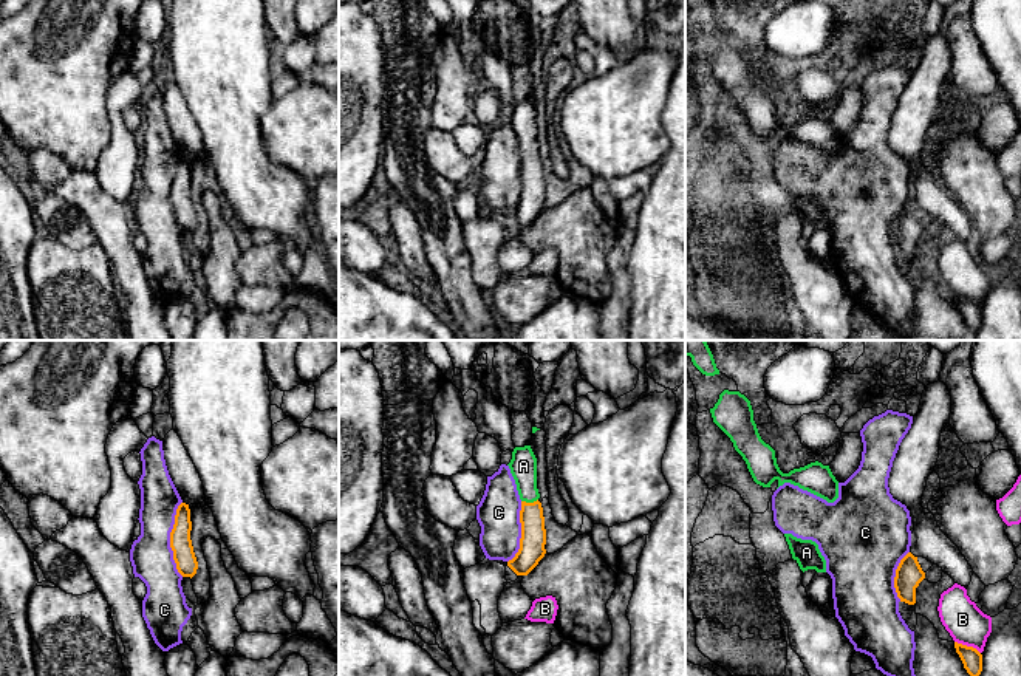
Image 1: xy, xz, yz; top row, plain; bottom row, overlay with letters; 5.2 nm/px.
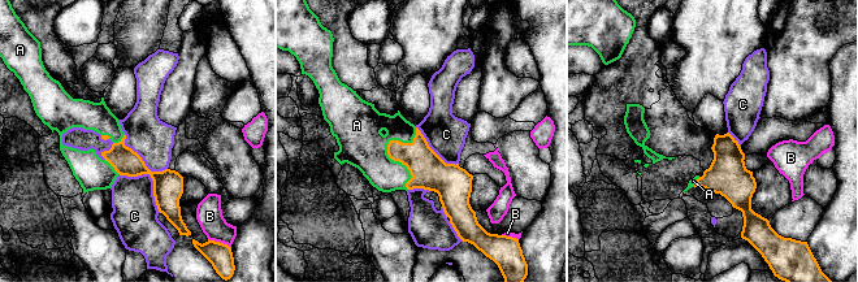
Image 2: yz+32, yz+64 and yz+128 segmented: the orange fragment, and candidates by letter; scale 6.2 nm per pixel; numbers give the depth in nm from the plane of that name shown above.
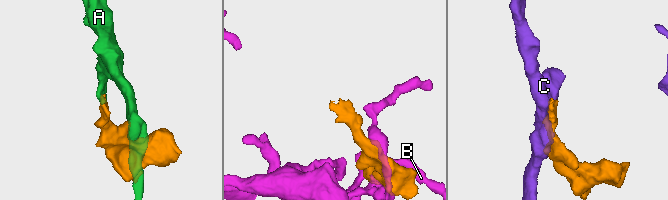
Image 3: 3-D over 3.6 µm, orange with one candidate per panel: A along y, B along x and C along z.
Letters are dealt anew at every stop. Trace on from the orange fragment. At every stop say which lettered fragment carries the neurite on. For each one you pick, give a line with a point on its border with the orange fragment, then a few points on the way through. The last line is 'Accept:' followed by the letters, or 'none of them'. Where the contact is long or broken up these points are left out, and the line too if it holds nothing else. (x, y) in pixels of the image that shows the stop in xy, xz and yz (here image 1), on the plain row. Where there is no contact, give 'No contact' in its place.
A: Touches orange at xz (529, 157). Path across: xz (532, 194), (529, 157), (523, 119)
Accept: A

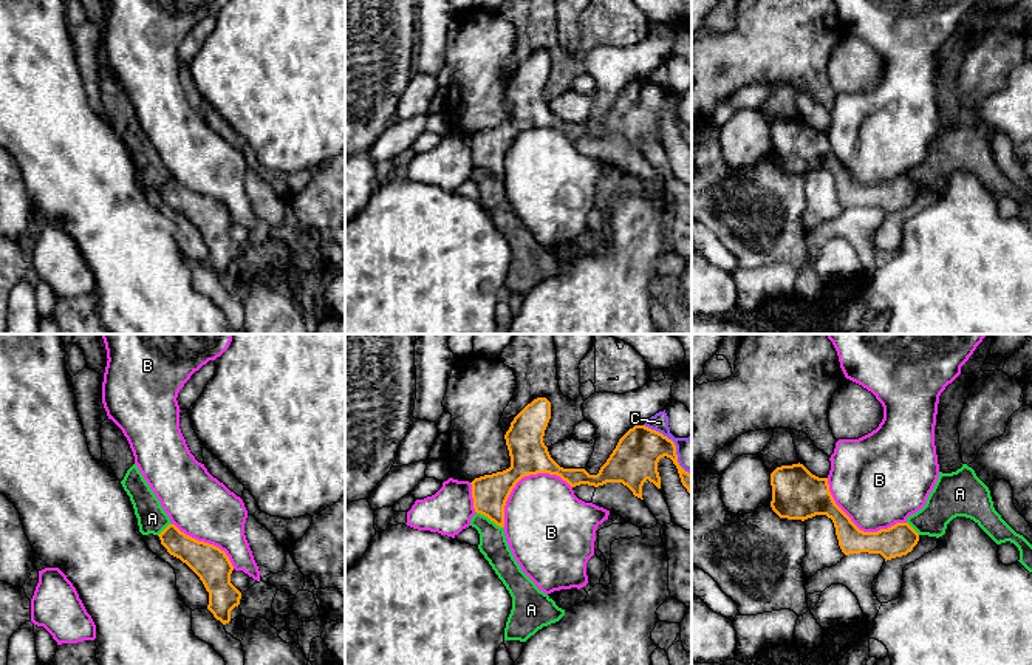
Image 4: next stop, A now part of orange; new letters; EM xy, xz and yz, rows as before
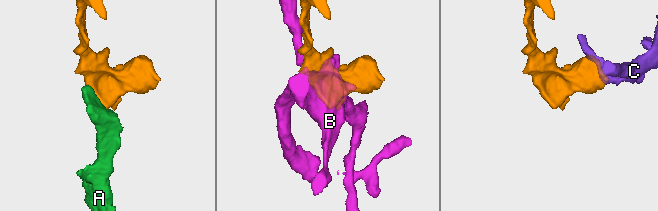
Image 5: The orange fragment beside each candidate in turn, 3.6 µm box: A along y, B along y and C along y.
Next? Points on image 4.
Accept: none of them

